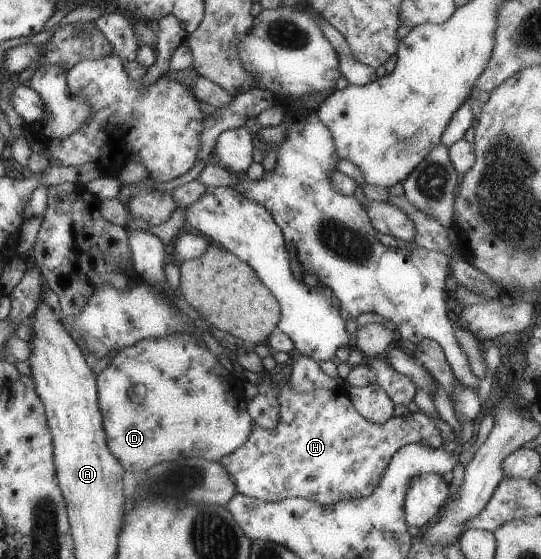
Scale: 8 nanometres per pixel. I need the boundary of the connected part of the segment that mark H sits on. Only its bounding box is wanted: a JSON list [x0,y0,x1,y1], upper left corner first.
[219,381,443,506]

